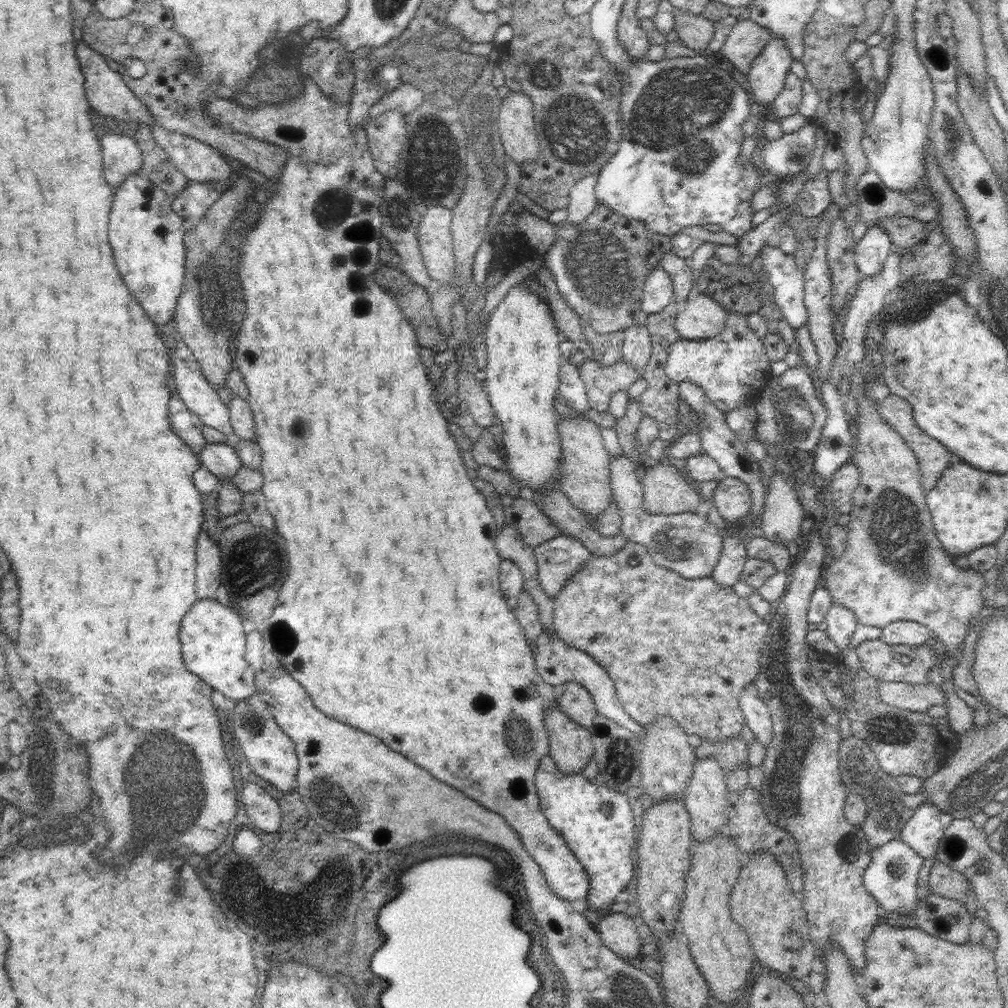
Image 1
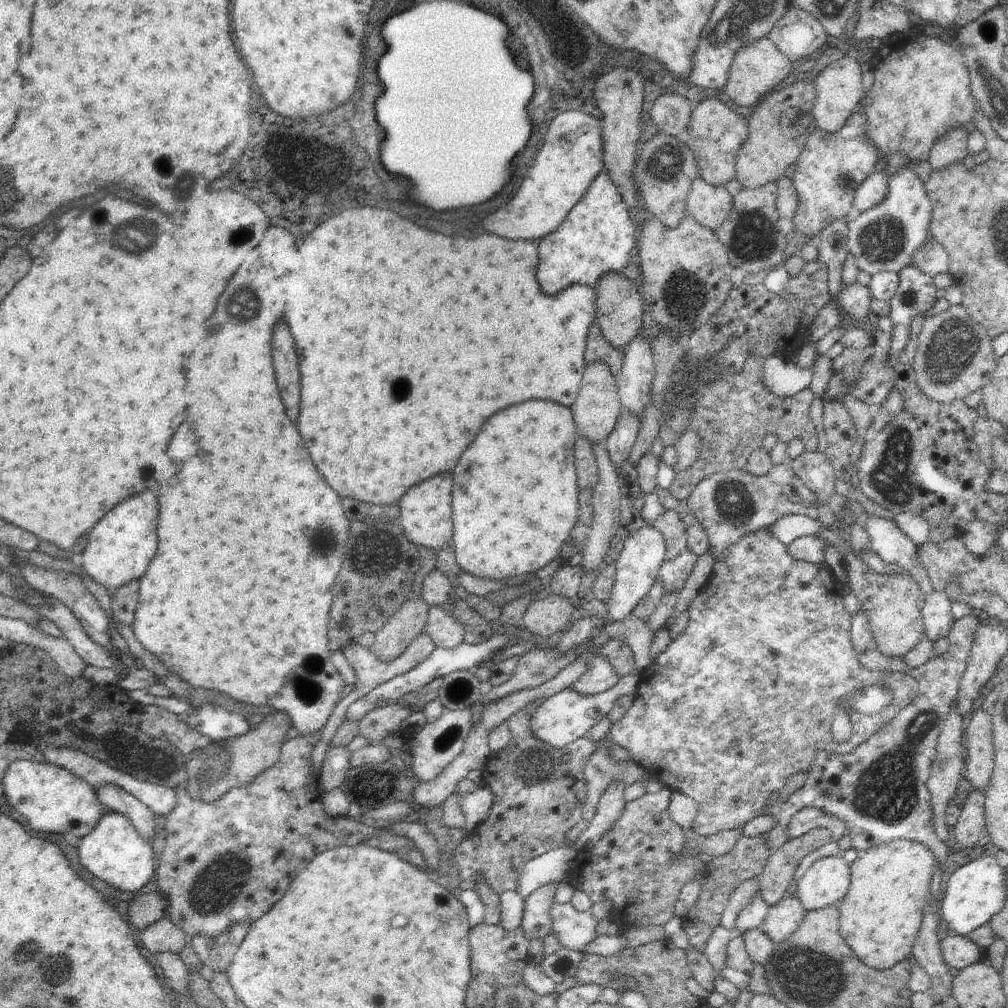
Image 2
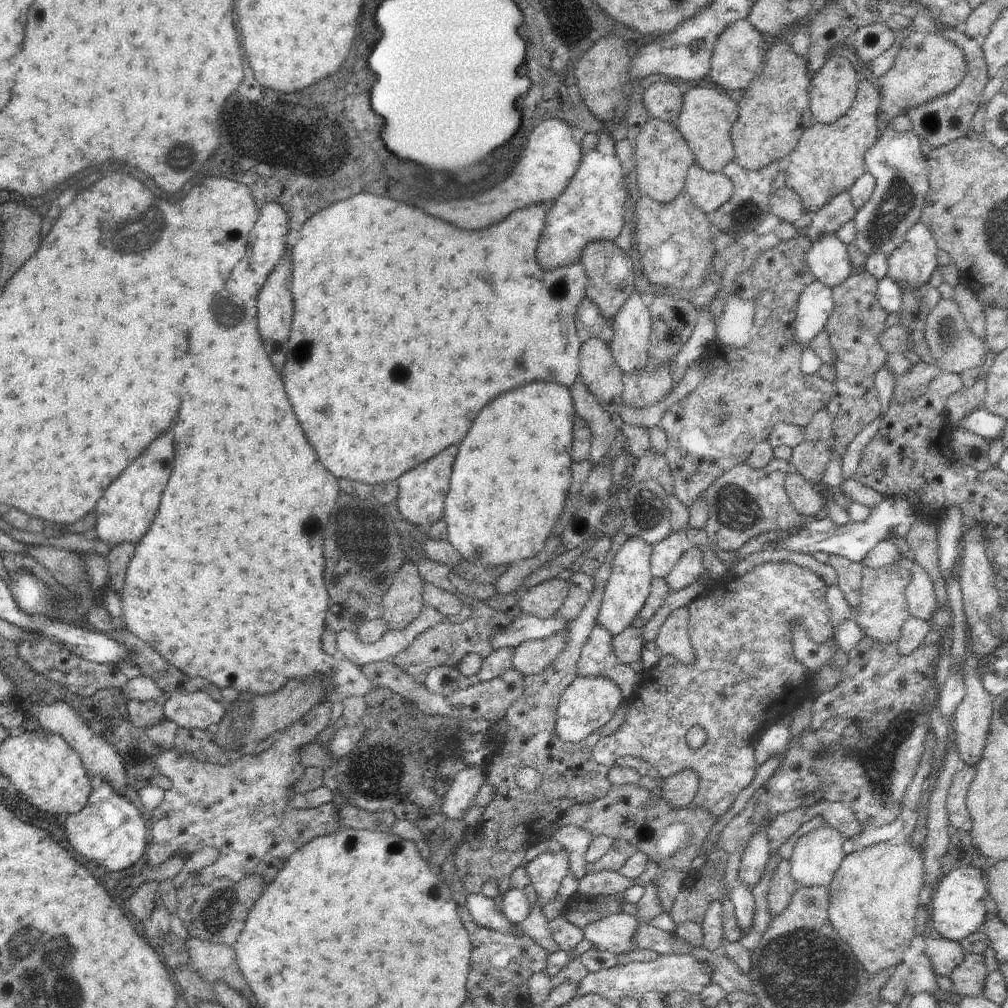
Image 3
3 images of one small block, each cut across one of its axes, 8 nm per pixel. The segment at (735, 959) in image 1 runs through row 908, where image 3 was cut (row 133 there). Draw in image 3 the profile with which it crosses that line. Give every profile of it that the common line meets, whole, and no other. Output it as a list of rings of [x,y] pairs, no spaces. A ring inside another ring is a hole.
[[[693,84],[683,94],[681,114],[673,124],[677,126],[679,134],[687,142],[691,154],[695,156],[695,164],[709,174],[717,174],[723,172],[723,168],[735,160],[729,130],[737,122],[737,118],[739,118],[739,104],[735,100],[719,94],[715,88],[699,88]]]

